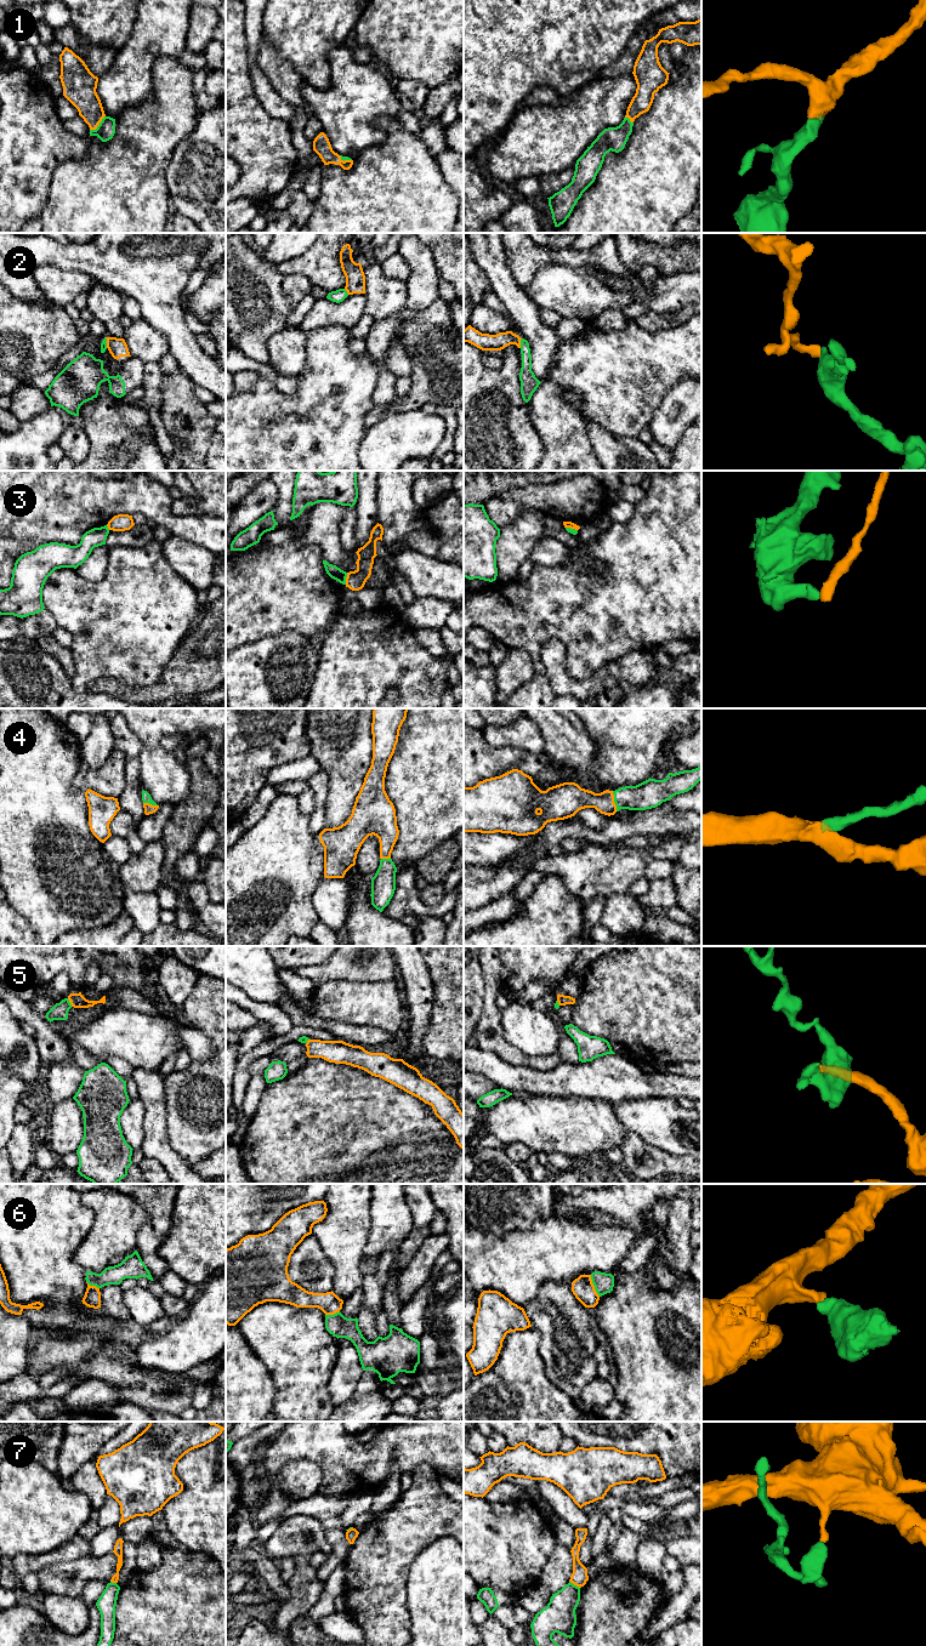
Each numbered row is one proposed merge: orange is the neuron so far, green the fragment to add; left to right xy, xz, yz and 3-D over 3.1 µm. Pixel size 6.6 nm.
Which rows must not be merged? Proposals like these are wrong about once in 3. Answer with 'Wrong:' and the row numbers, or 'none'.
Wrong: 2, 3, 5, 7

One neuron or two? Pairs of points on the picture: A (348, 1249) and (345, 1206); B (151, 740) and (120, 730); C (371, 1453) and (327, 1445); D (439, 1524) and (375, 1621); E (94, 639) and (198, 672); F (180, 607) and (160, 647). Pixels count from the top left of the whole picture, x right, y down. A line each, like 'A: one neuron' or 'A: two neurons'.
A: one neuron
B: two neurons
C: one neuron
D: one neuron
E: two neurons
F: one neuron

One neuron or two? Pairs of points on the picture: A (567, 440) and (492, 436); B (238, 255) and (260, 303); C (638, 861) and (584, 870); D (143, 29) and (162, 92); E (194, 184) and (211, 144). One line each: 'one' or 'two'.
A: two
B: one
C: one
D: two
E: one

